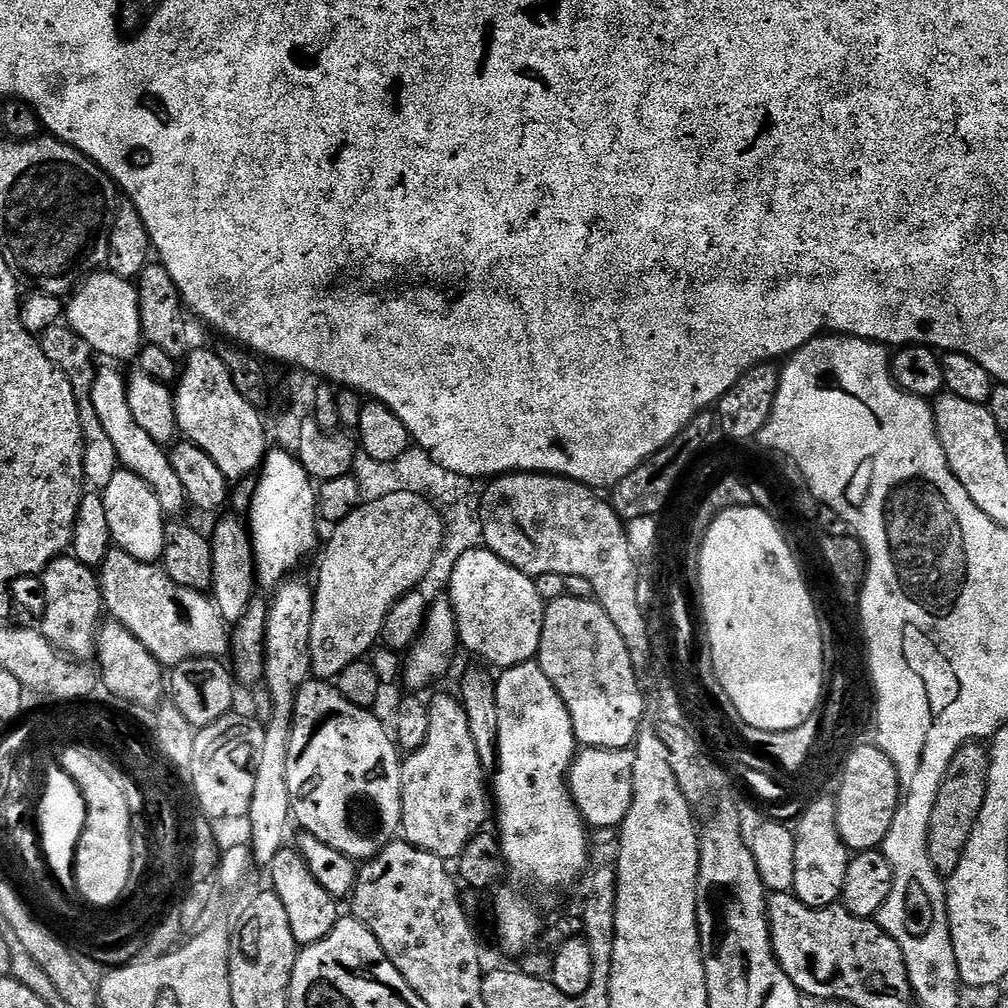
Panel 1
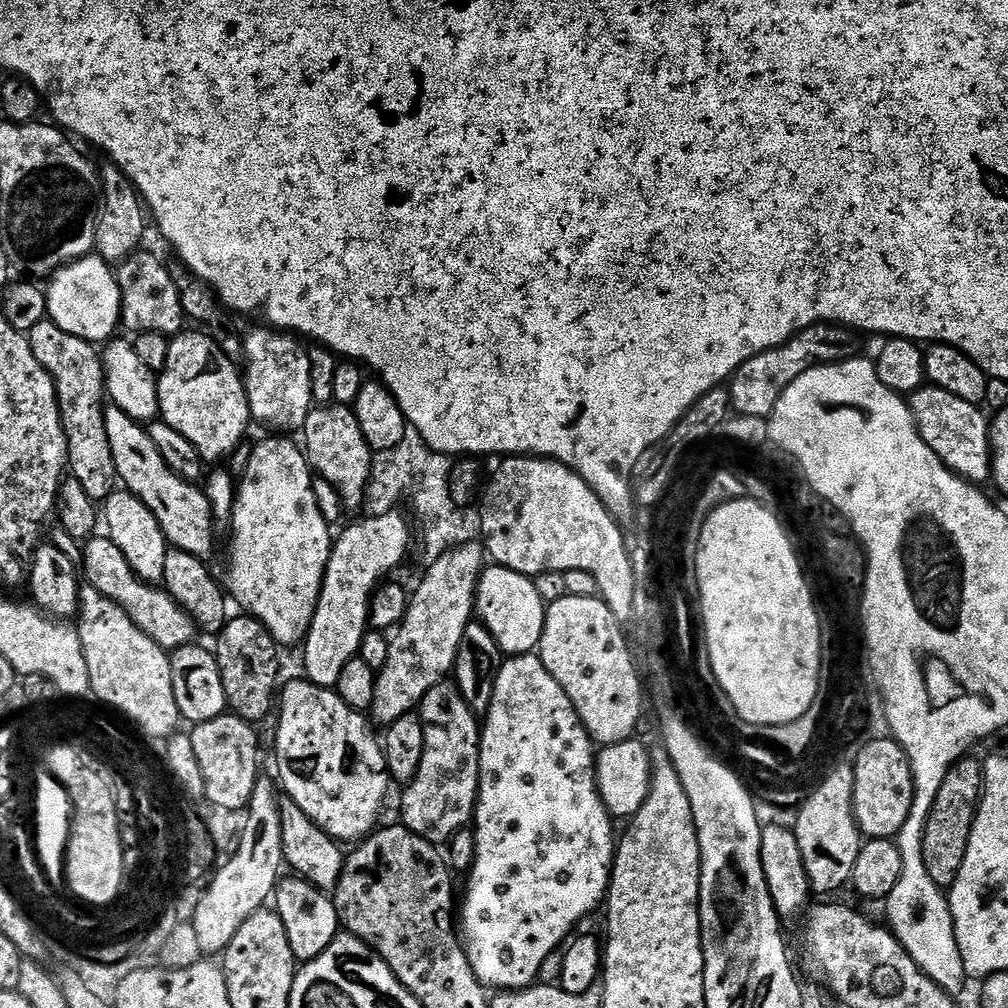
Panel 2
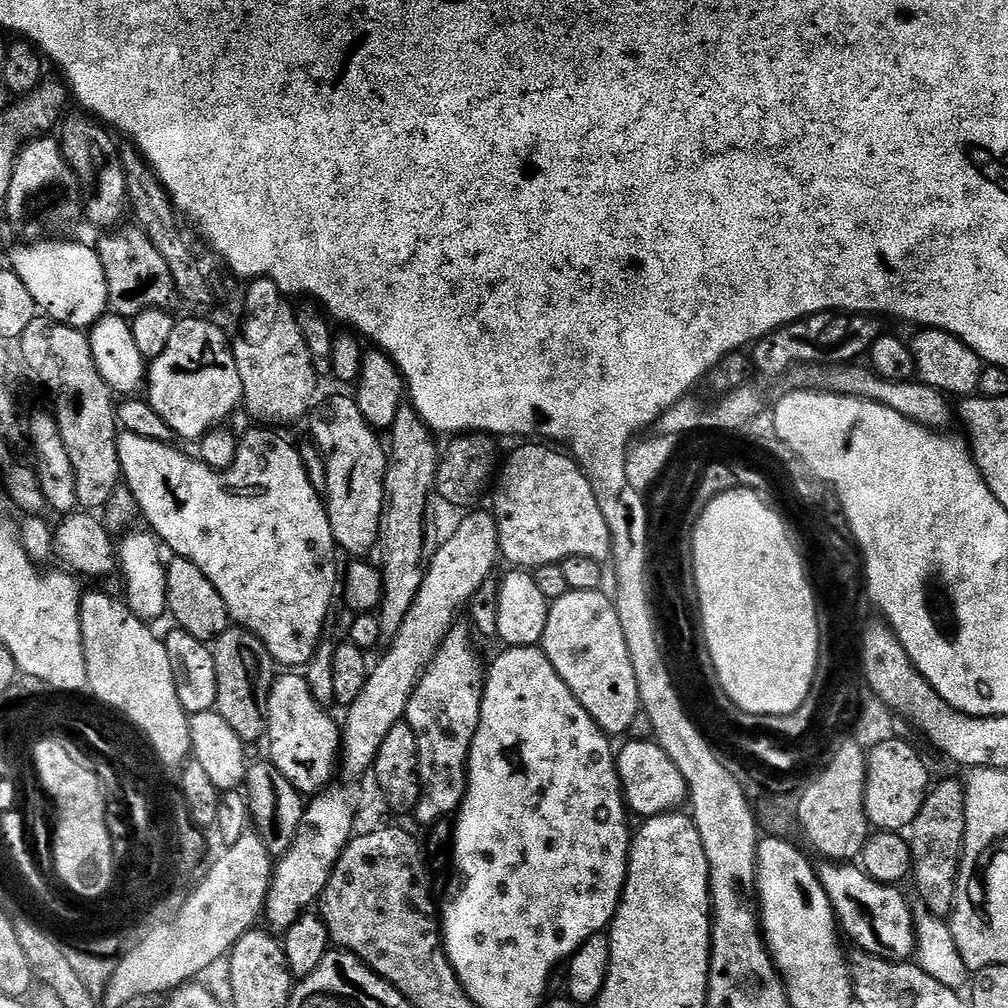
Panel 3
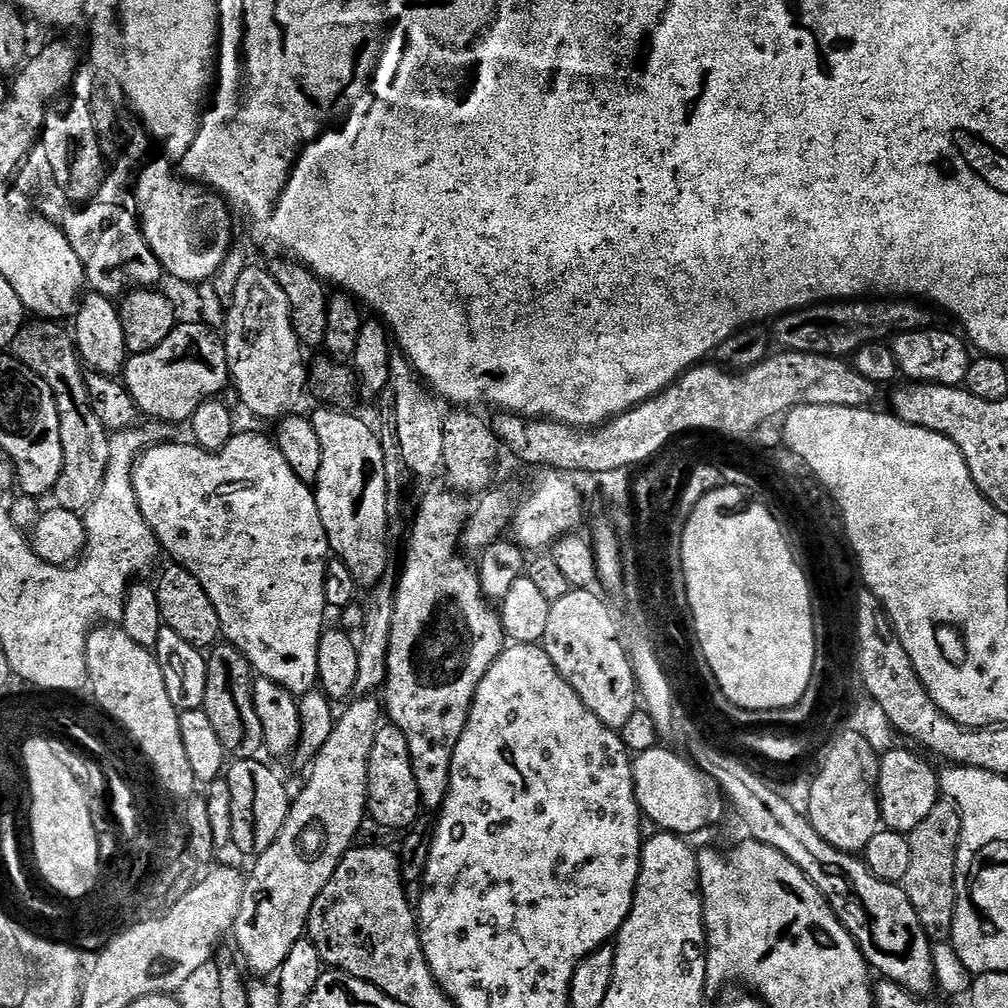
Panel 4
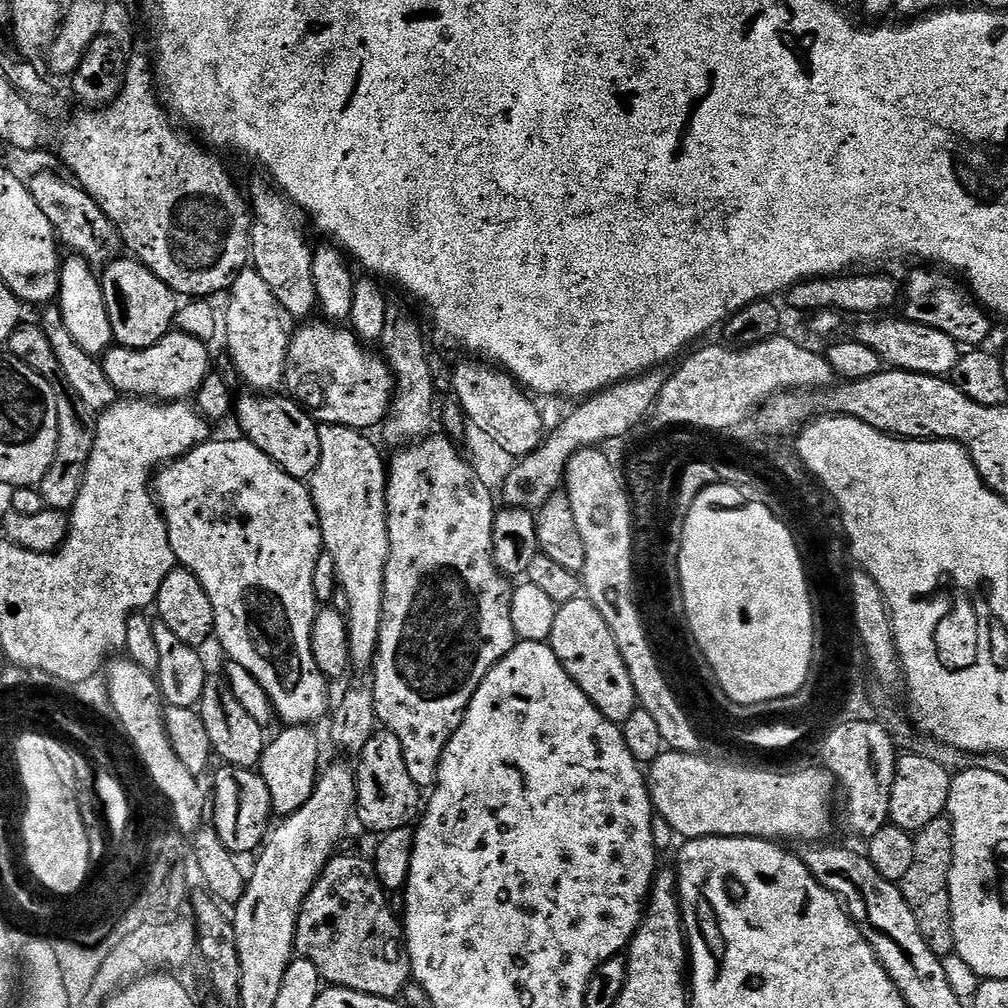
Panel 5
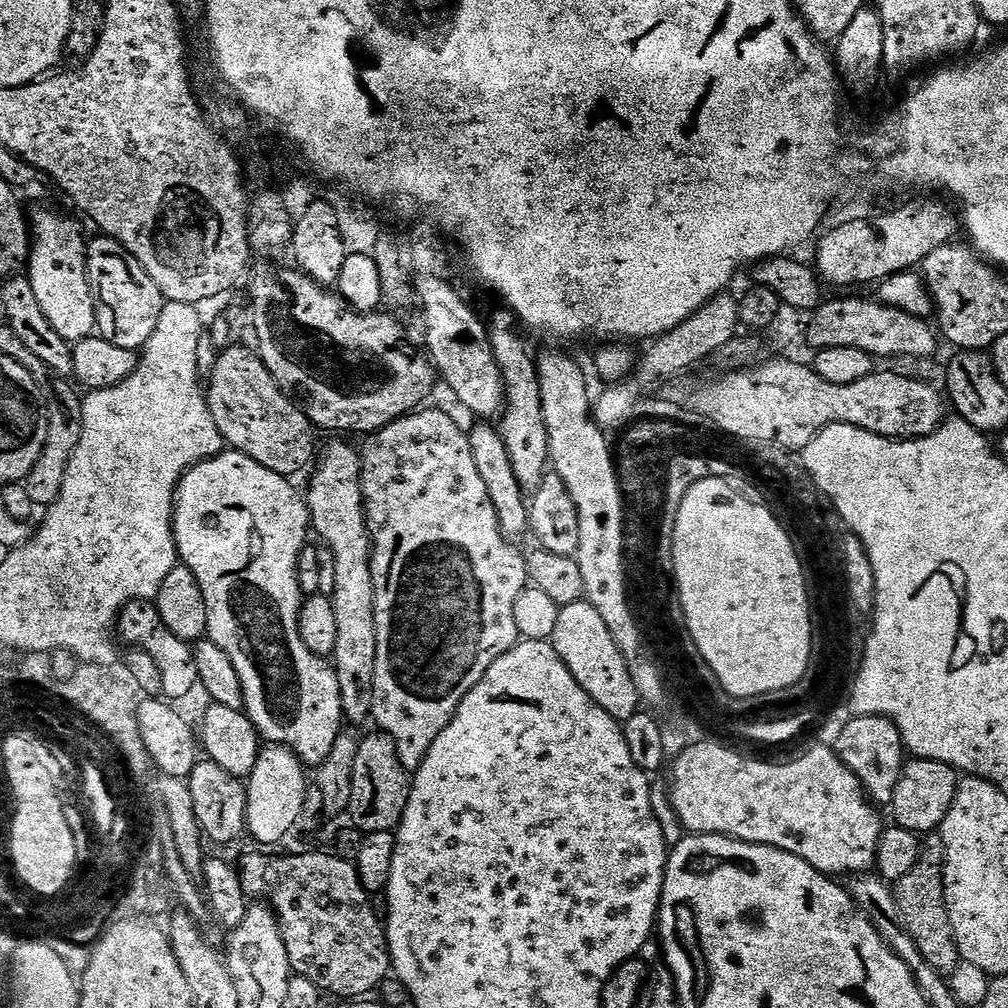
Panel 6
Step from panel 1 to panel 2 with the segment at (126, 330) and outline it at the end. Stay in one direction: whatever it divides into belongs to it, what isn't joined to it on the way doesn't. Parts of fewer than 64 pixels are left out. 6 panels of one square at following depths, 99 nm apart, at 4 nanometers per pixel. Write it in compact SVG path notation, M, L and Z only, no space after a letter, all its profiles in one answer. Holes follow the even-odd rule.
M93 254L53 272L46 284L47 319L62 326L66 334L90 340L97 346L113 339L117 335L116 328L121 327L121 296L117 273L108 268L111 268L109 261Z

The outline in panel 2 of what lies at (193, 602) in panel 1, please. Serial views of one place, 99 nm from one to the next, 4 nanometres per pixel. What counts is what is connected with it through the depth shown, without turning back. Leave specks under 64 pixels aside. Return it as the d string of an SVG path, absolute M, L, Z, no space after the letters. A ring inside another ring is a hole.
M96 534L83 545L84 564L82 560L82 576L87 583L93 584L98 591L106 594L118 606L130 614L132 621L137 624L158 646L166 650L175 650L193 643L197 639L198 625L187 610L182 607L163 587L148 584L140 580L130 570L130 562L126 562L126 554L114 546L107 535Z

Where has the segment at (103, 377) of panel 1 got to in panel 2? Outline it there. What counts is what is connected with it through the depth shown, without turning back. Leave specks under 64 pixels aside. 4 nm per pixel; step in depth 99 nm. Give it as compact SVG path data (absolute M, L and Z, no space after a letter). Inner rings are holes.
M115 406L105 407L104 421L119 483L152 511L154 518L158 520L158 526L162 526L162 534L172 548L208 558L212 552L214 525L212 507L207 496L195 483L185 480L167 465L141 421L131 420L121 408Z

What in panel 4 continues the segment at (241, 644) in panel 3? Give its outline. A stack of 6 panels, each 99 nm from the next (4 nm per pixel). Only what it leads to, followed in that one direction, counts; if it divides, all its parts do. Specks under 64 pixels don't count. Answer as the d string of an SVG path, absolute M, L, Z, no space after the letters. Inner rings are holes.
M220 642L207 653L208 673L206 674L206 698L204 699L203 710L206 718L210 718L218 738L222 738L222 746L229 757L238 760L250 760L261 755L265 747L264 727L256 713L254 698L252 697L252 682L254 673L252 663L248 661L233 644Z

